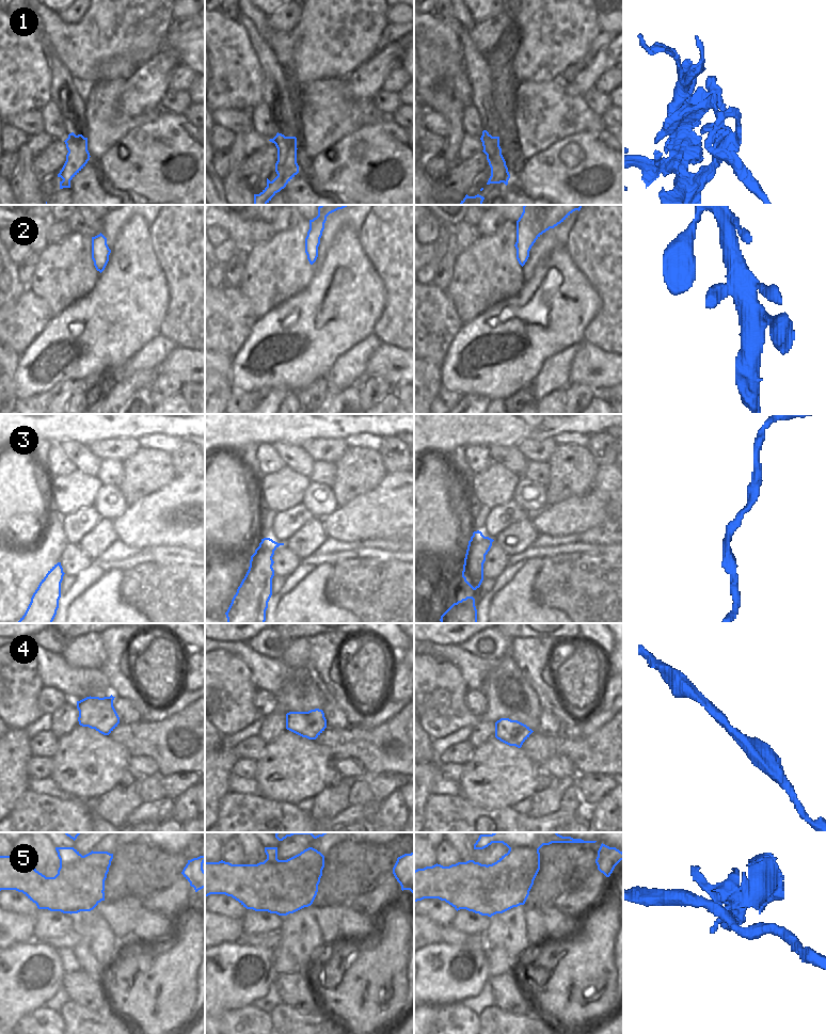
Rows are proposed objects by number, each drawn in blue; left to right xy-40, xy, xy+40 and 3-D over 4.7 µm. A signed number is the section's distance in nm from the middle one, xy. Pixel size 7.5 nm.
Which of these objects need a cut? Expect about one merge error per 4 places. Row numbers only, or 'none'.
1, 5

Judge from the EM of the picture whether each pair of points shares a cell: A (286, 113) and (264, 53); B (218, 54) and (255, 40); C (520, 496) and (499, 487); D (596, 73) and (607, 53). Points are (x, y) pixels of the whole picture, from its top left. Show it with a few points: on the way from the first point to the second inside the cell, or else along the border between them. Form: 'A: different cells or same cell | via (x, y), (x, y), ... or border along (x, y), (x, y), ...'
A: same cell | via (284, 98), (279, 84), (273, 79), (271, 68)
B: different cells | border along (237, 20), (244, 29), (257, 62), (260, 65)
C: different cells | border along (522, 478), (515, 487), (512, 497)
D: same cell | via (596, 68), (606, 58)

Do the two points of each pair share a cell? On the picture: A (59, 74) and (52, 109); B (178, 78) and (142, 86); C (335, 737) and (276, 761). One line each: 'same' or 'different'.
A: different
B: different
C: different

